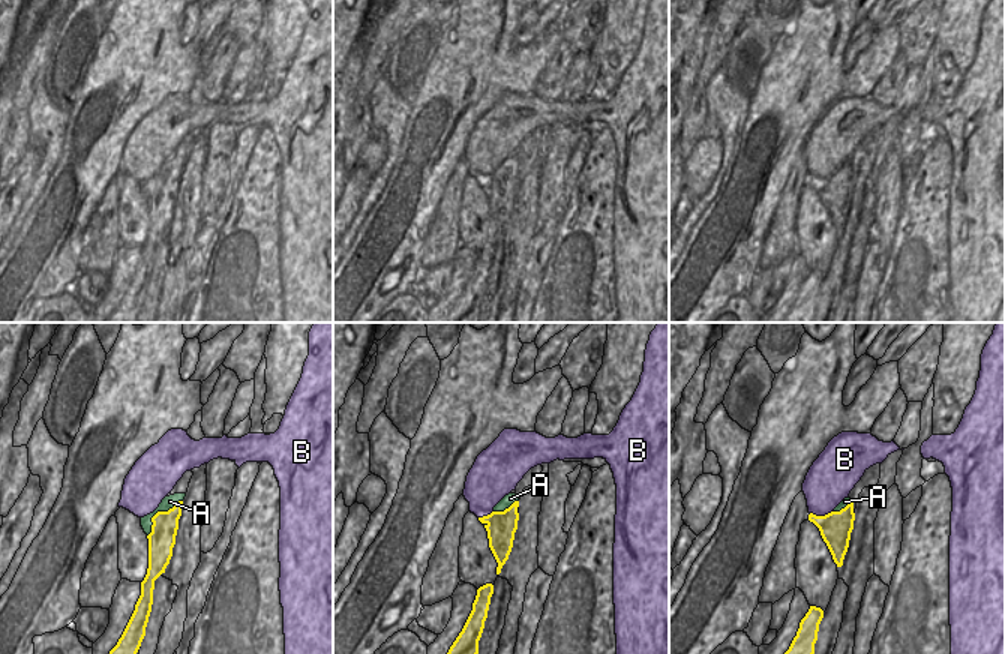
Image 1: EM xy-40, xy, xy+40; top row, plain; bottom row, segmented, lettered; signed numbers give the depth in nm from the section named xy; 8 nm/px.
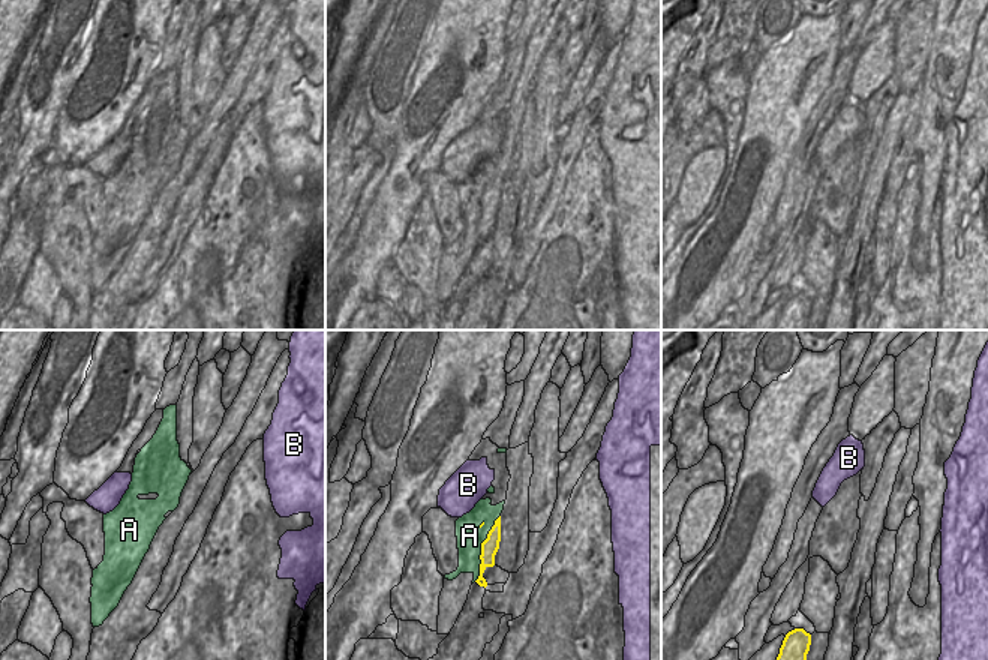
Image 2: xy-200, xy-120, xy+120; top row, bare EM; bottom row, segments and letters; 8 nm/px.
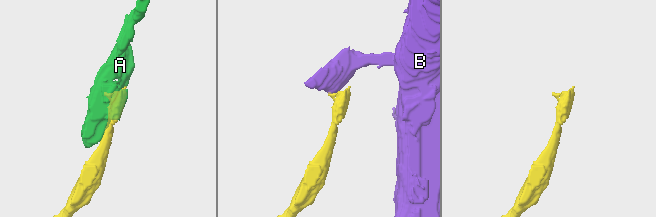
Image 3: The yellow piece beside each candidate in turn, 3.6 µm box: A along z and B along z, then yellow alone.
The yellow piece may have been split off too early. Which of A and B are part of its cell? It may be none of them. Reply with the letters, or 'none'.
none

